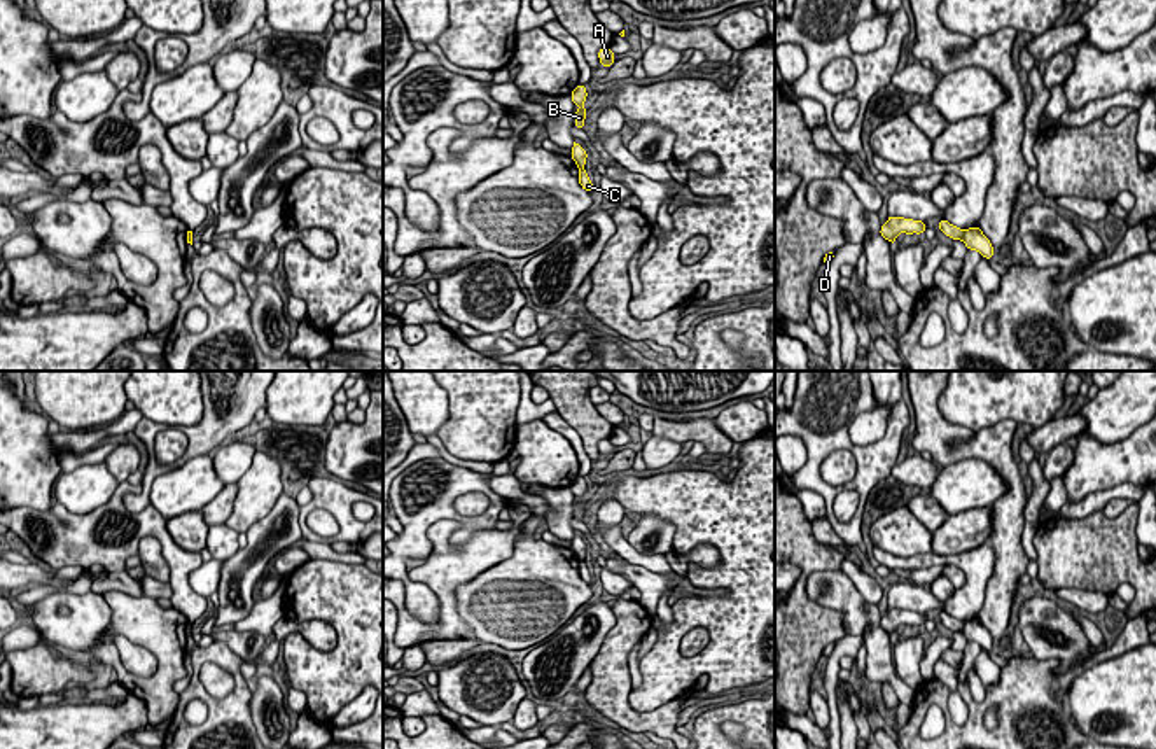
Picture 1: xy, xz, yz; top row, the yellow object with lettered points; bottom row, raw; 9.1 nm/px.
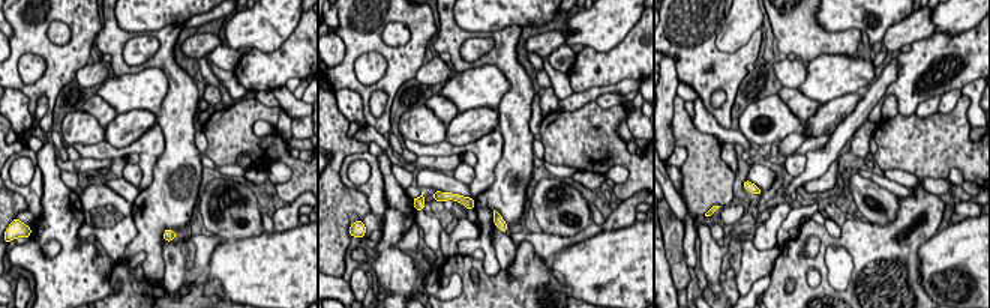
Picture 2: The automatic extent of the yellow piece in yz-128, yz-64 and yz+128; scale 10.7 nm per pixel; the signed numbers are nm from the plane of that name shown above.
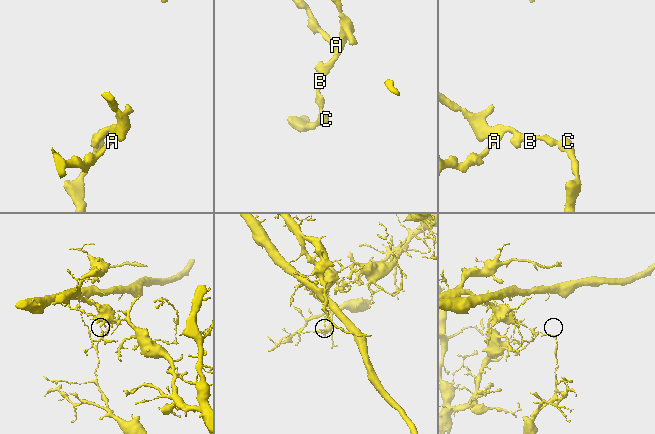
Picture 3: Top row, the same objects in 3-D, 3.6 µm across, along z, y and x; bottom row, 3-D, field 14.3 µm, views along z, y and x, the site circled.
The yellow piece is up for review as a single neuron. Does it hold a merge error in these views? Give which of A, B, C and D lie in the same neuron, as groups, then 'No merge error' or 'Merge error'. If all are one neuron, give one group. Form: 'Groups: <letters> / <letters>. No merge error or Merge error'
Groups: A B D / C. Merge error

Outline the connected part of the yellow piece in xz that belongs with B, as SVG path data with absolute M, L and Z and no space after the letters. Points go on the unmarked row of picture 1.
M577 476L575 481L572 483L570 490L572 490L572 494L575 497L581 499L579 502L575 502L575 514L574 514L574 518L579 520L579 522L584 522L584 516L586 516L584 509L586 509L586 504L588 504L588 500L582 499L586 490L588 490L584 476Z

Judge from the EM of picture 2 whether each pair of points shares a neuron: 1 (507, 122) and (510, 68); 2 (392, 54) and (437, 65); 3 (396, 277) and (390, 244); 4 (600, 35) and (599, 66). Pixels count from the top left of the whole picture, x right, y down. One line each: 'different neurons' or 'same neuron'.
1: same neuron
2: different neurons
3: same neuron
4: different neurons

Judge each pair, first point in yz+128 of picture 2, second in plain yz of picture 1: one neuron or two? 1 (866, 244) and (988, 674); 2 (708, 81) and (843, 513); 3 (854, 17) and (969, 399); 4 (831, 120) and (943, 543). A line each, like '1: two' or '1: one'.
1: two
2: two
3: one
4: one

